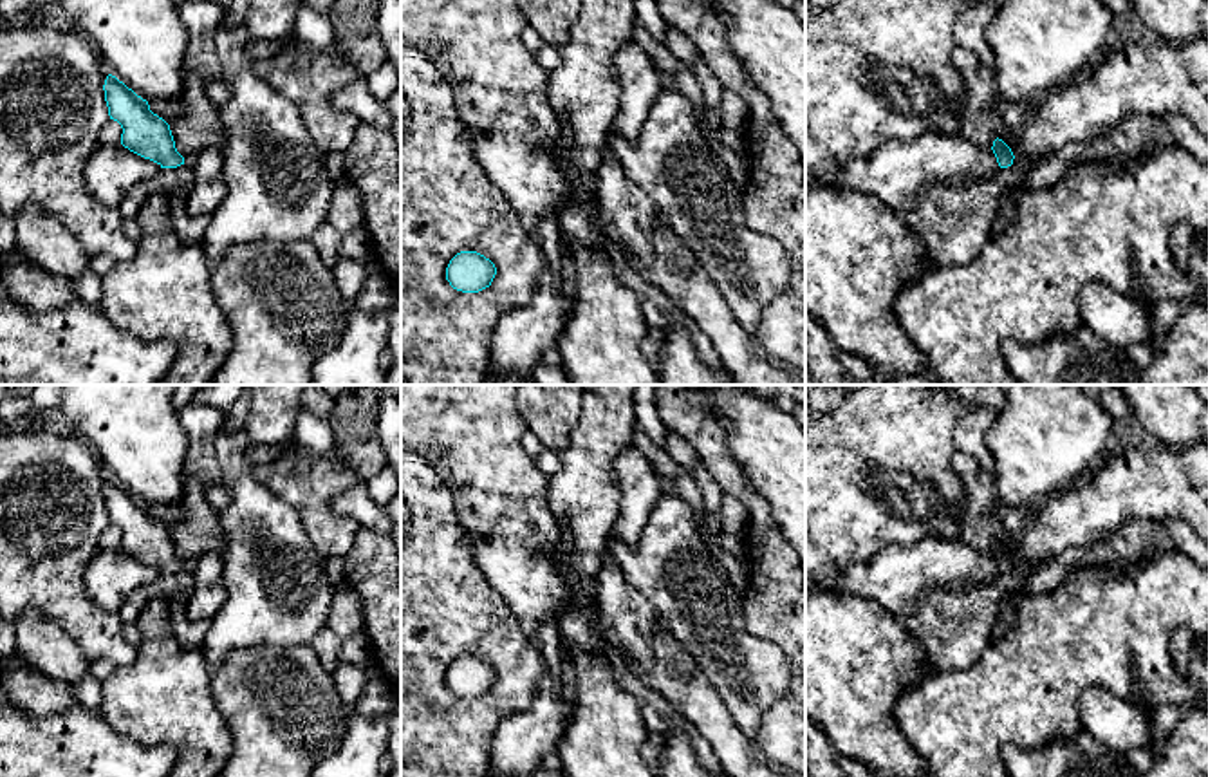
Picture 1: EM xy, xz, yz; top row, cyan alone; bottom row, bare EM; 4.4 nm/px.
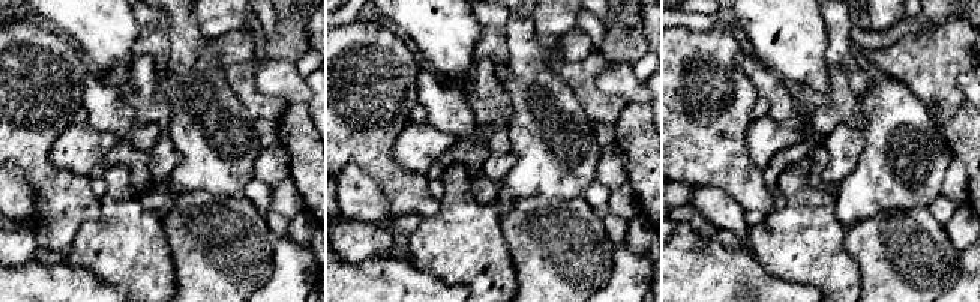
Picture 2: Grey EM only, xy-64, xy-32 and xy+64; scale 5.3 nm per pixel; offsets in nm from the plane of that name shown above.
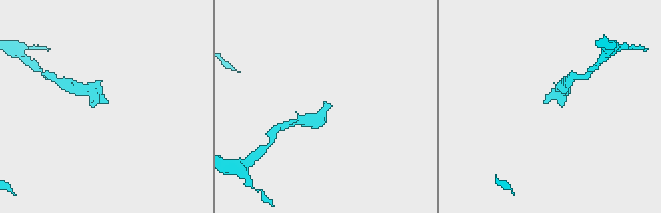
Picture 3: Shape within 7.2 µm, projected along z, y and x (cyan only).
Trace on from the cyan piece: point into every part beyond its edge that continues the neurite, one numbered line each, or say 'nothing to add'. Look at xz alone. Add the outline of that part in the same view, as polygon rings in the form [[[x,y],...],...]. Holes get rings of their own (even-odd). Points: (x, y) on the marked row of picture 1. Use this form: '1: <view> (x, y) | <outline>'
nothing to add

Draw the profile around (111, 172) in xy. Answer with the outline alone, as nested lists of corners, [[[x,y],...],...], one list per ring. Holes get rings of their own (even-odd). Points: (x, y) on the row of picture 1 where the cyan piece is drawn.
[[[121,143],[99,145],[85,164],[85,188],[99,202],[117,208],[125,195],[141,181],[153,177],[161,164],[144,159]]]

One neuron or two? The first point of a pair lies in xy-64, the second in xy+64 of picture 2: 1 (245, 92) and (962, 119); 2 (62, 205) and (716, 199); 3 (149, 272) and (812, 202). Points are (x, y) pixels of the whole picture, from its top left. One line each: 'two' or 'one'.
1: two
2: two
3: one

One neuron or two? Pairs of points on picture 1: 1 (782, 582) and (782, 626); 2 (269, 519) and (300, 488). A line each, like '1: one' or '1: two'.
1: one
2: two

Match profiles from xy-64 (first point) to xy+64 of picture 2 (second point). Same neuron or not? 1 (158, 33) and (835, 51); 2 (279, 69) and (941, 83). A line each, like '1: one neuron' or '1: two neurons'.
1: one neuron
2: two neurons

